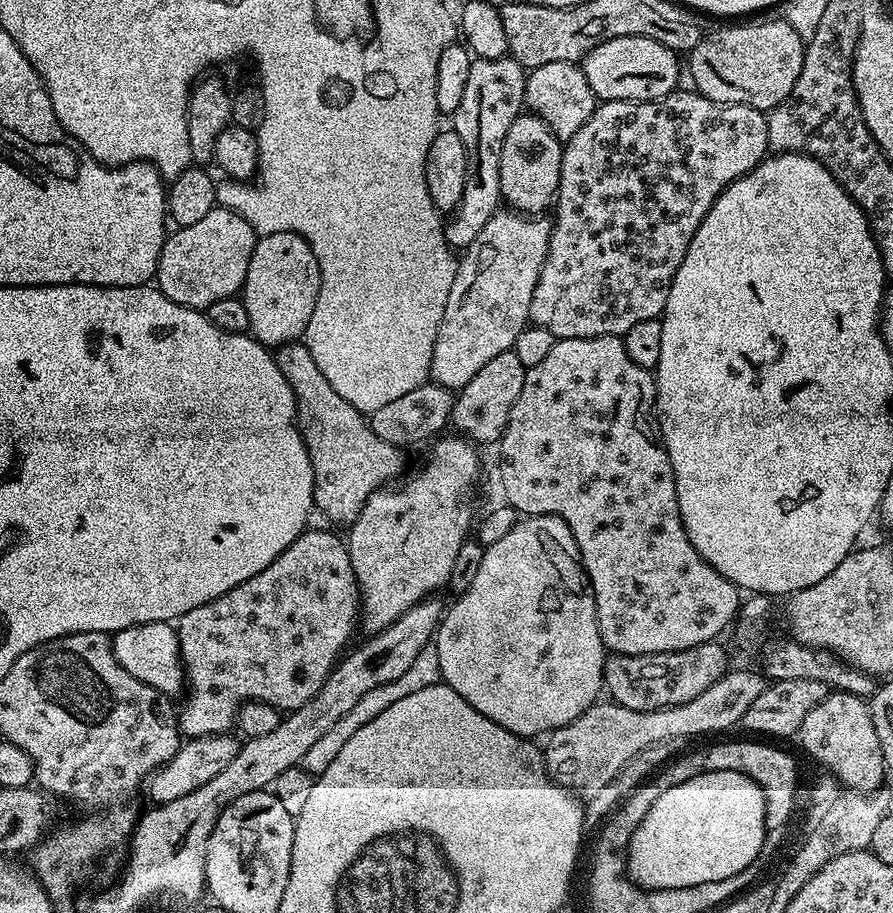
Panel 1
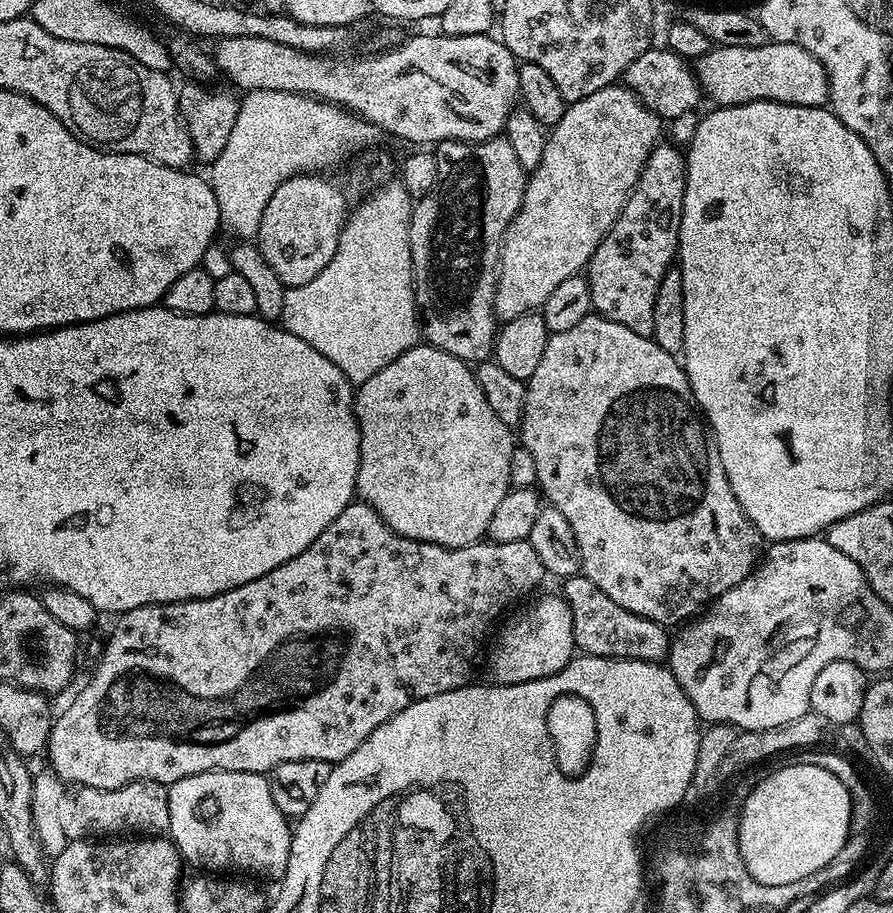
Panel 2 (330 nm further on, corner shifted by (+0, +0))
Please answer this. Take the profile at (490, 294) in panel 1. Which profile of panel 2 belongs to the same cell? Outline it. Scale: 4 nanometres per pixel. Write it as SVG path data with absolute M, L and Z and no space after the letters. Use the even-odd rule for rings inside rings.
M620 82L607 84L602 90L594 90L594 94L586 94L586 98L571 101L565 107L560 121L551 125L542 160L527 177L518 214L514 214L500 241L492 308L501 321L543 309L546 298L554 294L560 283L587 269L589 258L614 226L622 206L626 206L628 193L638 182L648 156L661 139L660 124L661 117Z

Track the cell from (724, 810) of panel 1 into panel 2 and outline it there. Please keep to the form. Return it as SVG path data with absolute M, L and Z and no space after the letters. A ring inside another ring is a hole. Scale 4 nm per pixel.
M791 762L785 768L770 773L765 780L757 779L753 783L752 792L739 810L739 820L737 842L742 862L746 862L746 870L750 870L760 884L786 886L790 882L798 882L798 878L806 878L822 870L822 866L826 866L834 854L842 850L849 832L853 831L850 790L821 765Z

